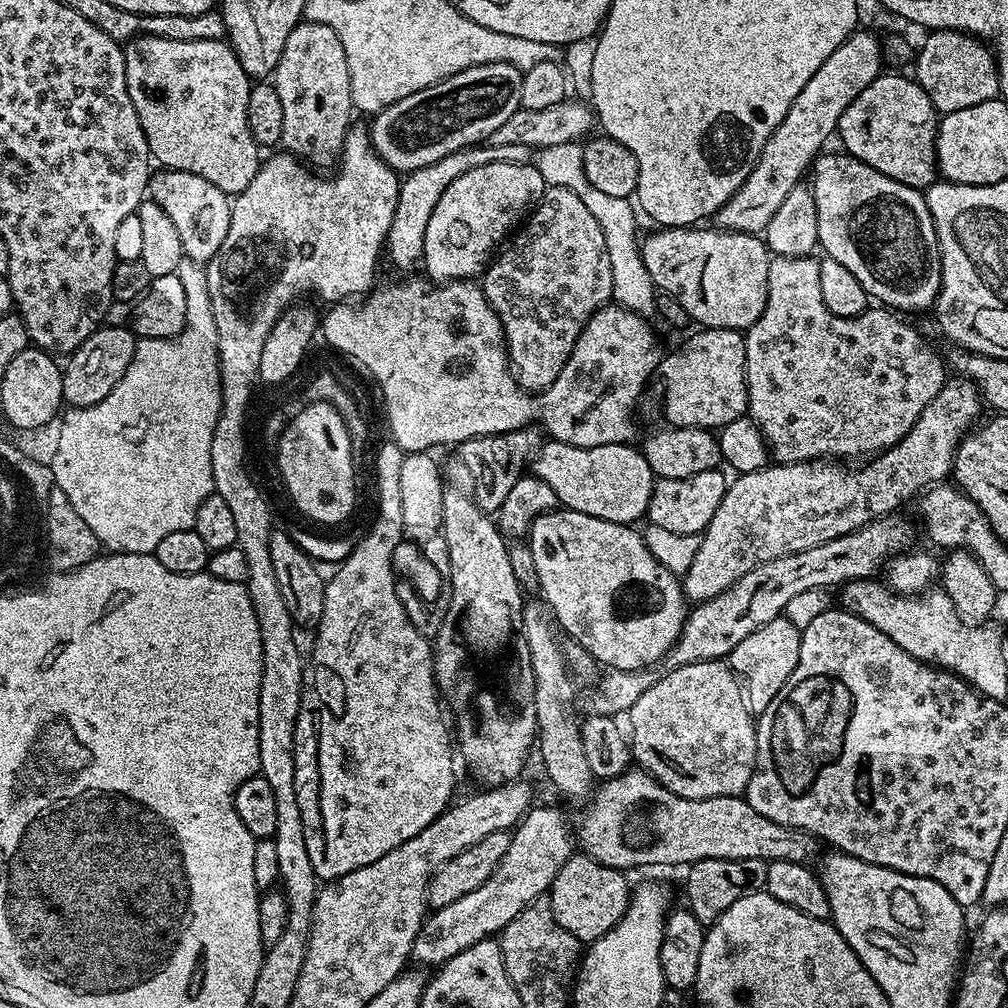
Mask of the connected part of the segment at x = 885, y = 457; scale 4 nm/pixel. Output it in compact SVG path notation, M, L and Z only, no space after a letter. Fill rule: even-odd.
M967 378L955 379L945 379L942 390L938 390L926 410L922 410L918 422L914 422L912 429L893 448L885 448L883 452L873 455L867 462L861 463L864 465L857 472L852 468L843 468L840 462L809 460L806 464L772 462L762 470L739 473L736 480L729 483L722 506L714 510L710 526L700 536L700 549L694 556L694 562L690 562L690 570L683 573L685 597L692 602L714 598L759 564L842 538L842 534L850 534L880 516L895 513L903 500L911 496L919 497L925 490L947 481L952 461L956 459L956 448L969 429L981 419L982 409L982 397L976 385Z

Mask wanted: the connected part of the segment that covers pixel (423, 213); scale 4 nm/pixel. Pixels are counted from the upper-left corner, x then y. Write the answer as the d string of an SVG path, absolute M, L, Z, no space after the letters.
M501 144L472 145L462 151L447 155L430 166L420 167L409 173L400 186L398 204L395 206L394 222L388 231L386 256L400 268L412 268L424 258L424 235L430 223L430 214L438 204L442 191L450 186L455 178L461 177L468 170L477 166L489 165L490 162L514 162L515 164L531 164L534 160L533 149L526 146L502 146Z

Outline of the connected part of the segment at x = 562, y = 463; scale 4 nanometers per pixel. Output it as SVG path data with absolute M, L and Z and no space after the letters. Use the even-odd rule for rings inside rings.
M549 439L541 443L531 461L530 472L554 490L557 501L565 509L630 526L647 515L656 481L643 451L633 446L608 443L606 446L578 447Z

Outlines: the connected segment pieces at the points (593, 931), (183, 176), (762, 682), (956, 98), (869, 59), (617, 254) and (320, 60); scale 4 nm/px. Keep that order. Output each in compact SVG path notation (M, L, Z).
M573 854L558 870L550 889L554 918L562 930L574 934L581 942L602 938L626 914L630 883L623 871L602 866L597 860L583 854Z
M160 170L151 177L150 198L162 206L174 221L174 226L178 226L185 257L195 264L207 265L222 242L226 242L226 230L230 230L232 200L229 193L218 190L218 186L214 186L214 182L206 182L206 178L198 178L198 174Z
M781 614L770 622L758 626L754 634L742 638L738 646L726 657L727 663L736 673L740 687L744 690L744 701L754 718L758 718L774 702L774 694L786 686L786 678L794 674L794 666L798 666L798 650L800 649L801 628L794 626L788 617Z
M941 28L929 31L925 36L928 37L924 45L918 48L914 56L914 79L922 86L922 90L926 90L937 113L963 110L999 97L1000 79L996 73L996 58L993 49L985 41L966 32Z
M857 30L850 38L846 38L846 42L842 42L842 46L838 46L838 50L834 50L834 54L830 54L830 58L822 62L822 66L818 66L818 70L810 77L810 82L802 86L798 98L794 98L790 110L786 110L786 118L782 118L774 134L770 134L766 146L762 146L762 154L750 170L748 177L744 179L744 185L716 212L715 227L723 228L725 232L763 233L770 218L774 218L774 213L778 211L778 206L782 206L786 194L790 194L790 190L794 190L801 183L800 175L803 172L805 175L811 169L812 161L821 155L825 147L823 144L831 136L833 139L846 106L850 106L850 102L854 102L854 98L858 98L858 94L862 94L862 90L870 86L870 82L874 82L882 75L883 68L880 67L883 64L886 64L886 56L882 51L882 40L879 40L874 33Z
M556 154L552 161L546 167L546 180L551 187L565 188L566 190L574 190L574 194L578 194L578 198L582 198L586 210L590 210L590 214L594 214L594 218L598 222L598 226L602 226L602 238L606 238L606 254L610 254L610 274L612 275L612 300L619 304L620 307L630 310L634 314L645 318L656 316L656 297L658 289L656 283L650 278L650 272L646 270L646 266L642 262L642 254L640 246L641 237L636 237L636 216L637 209L634 207L633 201L629 198L614 198L611 194L605 194L603 190L597 190L595 186L590 186L590 182L586 182L586 170L582 166L579 155L560 156L564 154Z
M309 20L297 24L294 30L290 30L290 38L286 38L282 58L278 58L274 83L282 102L280 144L283 151L291 152L316 170L324 170L320 168L328 168L331 164L333 167L354 120L350 70L338 34L334 34L330 26Z

